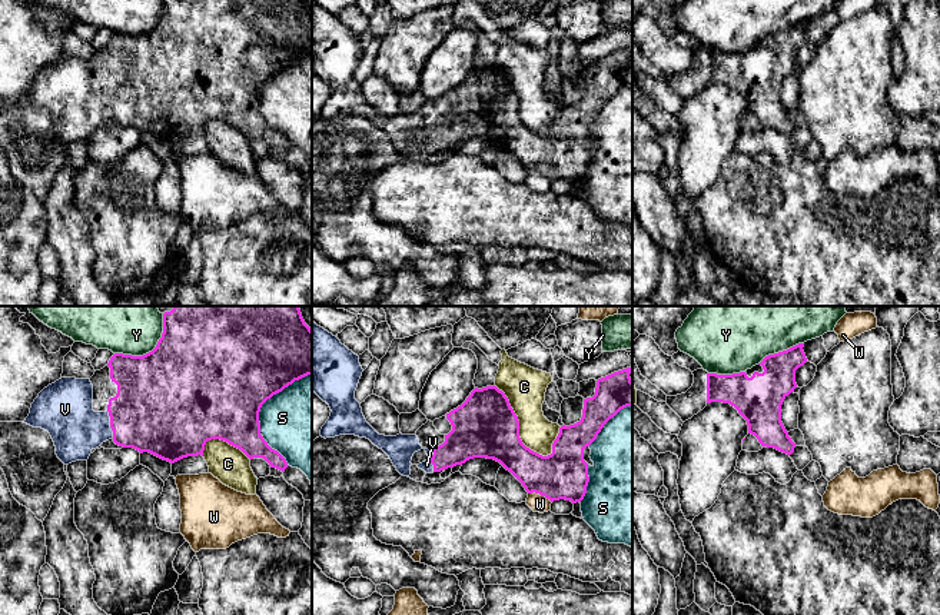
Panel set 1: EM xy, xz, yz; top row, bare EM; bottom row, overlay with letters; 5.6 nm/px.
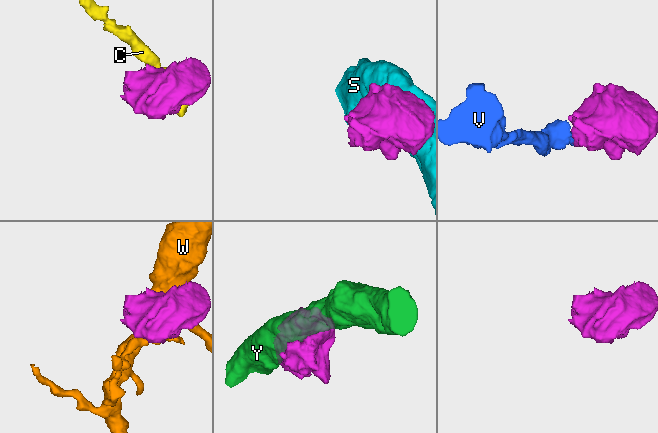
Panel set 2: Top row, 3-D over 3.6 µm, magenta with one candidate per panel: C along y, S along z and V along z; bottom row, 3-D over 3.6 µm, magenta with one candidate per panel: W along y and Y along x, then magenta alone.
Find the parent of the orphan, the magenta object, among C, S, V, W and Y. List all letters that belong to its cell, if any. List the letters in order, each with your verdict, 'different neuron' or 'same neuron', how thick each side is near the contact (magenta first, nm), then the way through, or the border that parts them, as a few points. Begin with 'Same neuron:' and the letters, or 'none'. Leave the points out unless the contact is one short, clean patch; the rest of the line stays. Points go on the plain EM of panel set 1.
Same neuron: V
C: different neuron | 360/240 nm
S: different neuron | 500/420 nm
V: same neuron | 460/300 nm | across xy (152, 90), (132, 100), (110, 105), (77, 105), (67, 95)
W: different neuron | 280/100 nm
Y: different neuron | 500/200 nm

